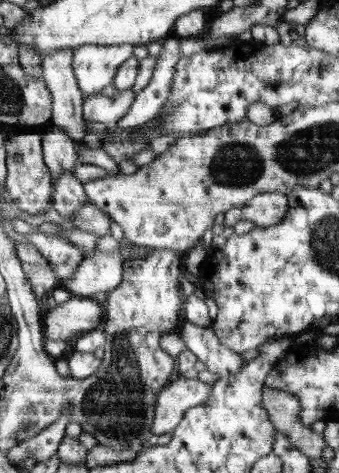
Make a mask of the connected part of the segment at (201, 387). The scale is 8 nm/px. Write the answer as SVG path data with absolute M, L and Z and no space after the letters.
M175 377L159 395L151 431L156 437L172 432L193 406L204 403L212 393L212 385L196 379Z

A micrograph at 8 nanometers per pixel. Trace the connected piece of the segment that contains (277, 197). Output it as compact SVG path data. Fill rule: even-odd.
M266 192L257 195L243 206L242 220L250 220L255 226L268 228L280 224L287 215L288 198L276 192Z

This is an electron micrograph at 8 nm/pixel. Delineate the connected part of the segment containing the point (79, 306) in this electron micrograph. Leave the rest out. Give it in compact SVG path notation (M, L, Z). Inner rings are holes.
M72 296L42 314L42 321L46 339L72 343L84 333L102 328L105 307L97 300Z

